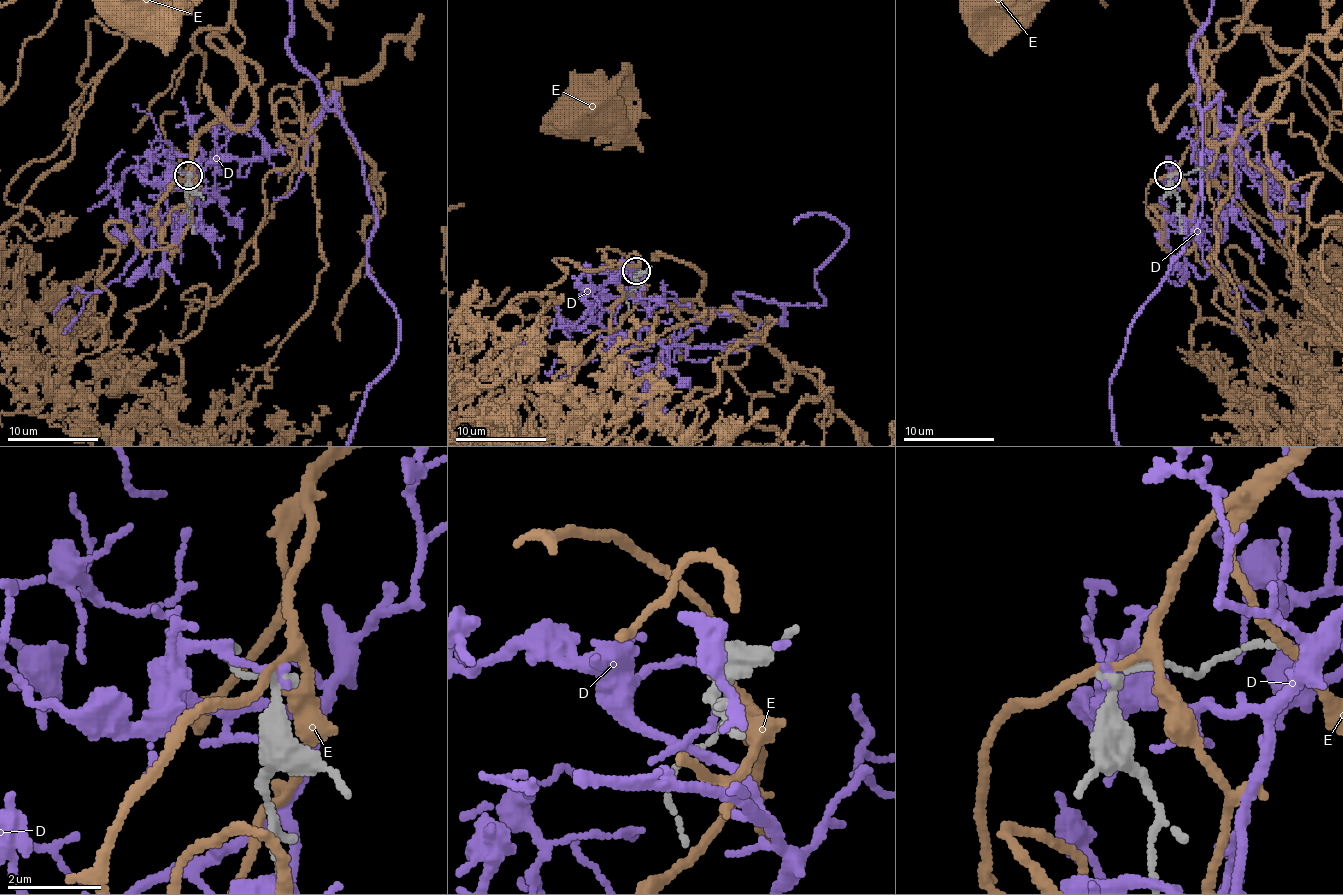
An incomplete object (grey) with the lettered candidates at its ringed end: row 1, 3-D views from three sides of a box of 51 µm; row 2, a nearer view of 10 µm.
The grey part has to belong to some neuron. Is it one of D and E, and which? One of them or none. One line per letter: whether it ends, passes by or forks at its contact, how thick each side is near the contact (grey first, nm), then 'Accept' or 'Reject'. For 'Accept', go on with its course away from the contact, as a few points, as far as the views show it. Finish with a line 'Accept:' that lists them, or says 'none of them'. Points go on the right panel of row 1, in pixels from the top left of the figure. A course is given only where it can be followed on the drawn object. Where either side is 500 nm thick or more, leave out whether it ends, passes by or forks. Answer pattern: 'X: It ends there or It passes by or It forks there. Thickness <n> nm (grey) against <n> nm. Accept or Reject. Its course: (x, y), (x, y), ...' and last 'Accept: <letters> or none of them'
D: It ends there. Thickness 240 nm (grey) against 170 nm. Reject
E: It forks there. Thickness 180 nm (grey) against 190 nm. Reject
Accept: none of them

